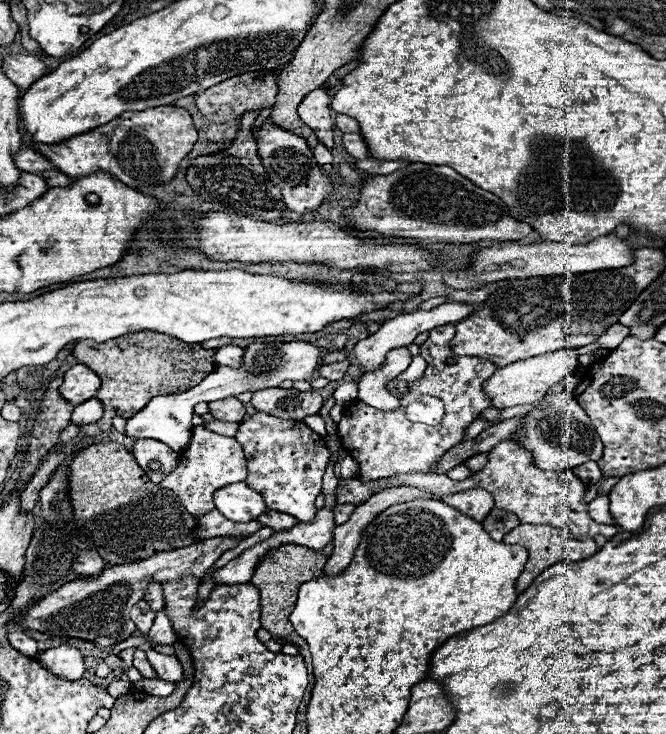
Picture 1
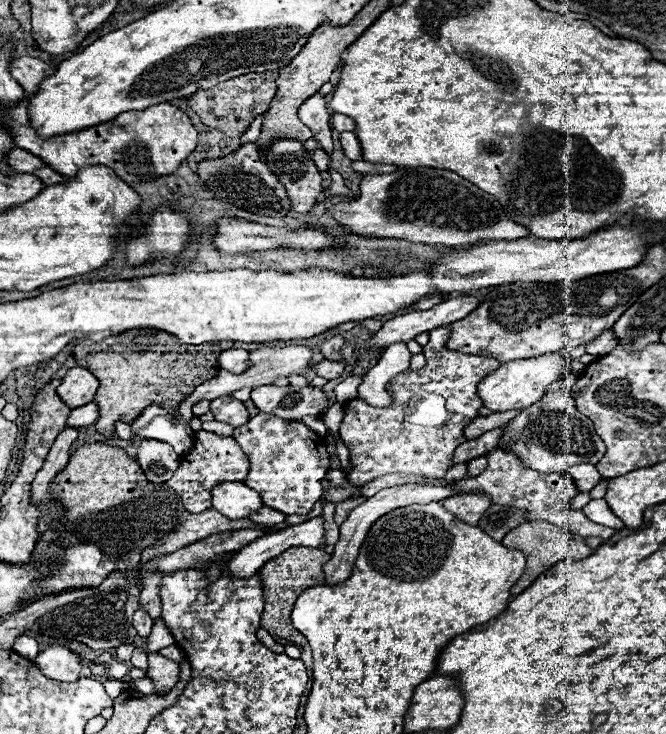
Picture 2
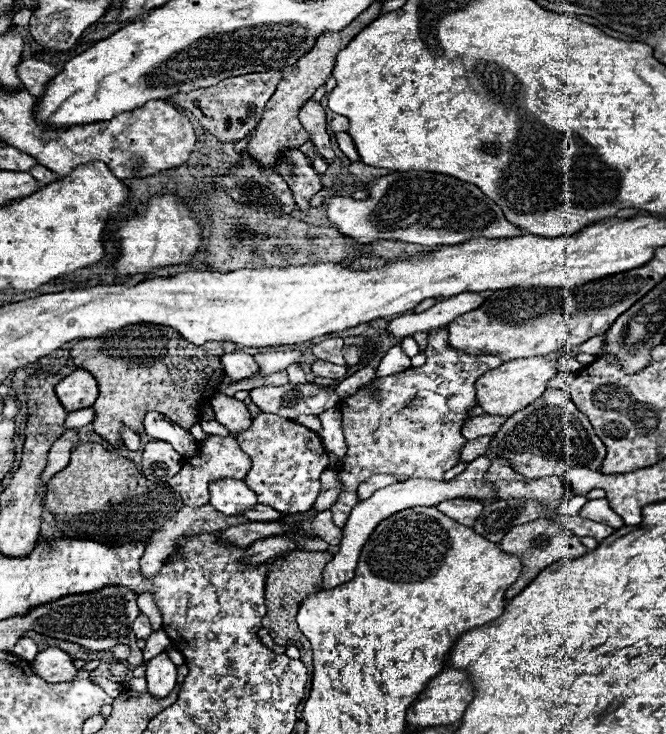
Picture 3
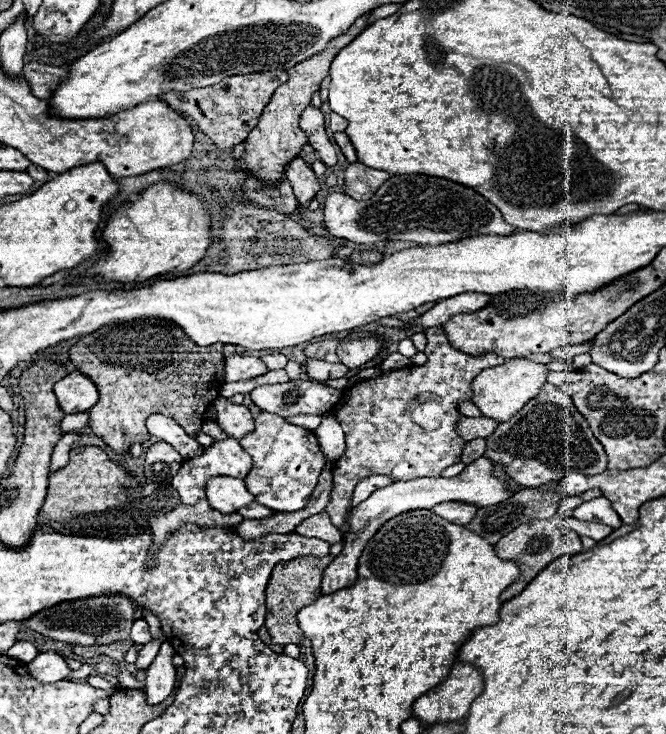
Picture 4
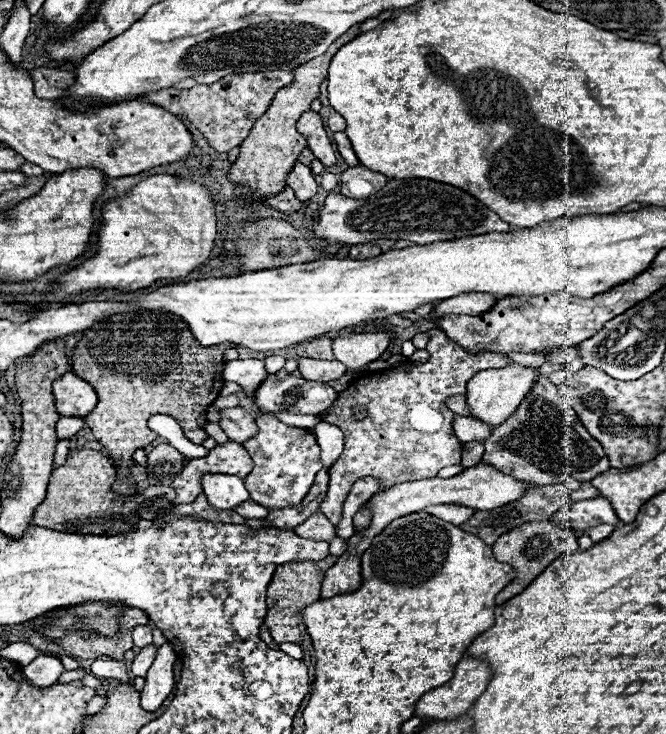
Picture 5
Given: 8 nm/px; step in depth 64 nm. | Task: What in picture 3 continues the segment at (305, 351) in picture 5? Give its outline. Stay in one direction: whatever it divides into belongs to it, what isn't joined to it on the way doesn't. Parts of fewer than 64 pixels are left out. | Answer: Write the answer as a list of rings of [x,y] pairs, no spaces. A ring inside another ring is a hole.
[[[330,338],[330,340],[324,340],[324,342],[316,344],[312,348],[312,354],[318,360],[326,360],[326,362],[332,362],[332,364],[346,366],[346,360],[342,358],[342,346],[344,346],[342,338]]]

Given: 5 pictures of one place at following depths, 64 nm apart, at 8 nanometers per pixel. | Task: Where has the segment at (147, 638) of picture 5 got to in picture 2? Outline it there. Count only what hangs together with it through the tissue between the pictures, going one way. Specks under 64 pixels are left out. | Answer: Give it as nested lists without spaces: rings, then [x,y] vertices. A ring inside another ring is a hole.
[[[138,606],[138,610],[134,612],[134,618],[132,618],[132,624],[134,624],[134,628],[138,630],[140,636],[148,636],[150,630],[152,630],[154,620],[148,616],[148,612],[142,606]]]

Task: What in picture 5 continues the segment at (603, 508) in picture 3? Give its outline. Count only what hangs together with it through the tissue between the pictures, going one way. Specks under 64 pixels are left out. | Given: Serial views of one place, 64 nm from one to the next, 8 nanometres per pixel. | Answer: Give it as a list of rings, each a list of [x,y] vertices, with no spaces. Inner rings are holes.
[[[592,498],[592,500],[580,500],[580,502],[572,502],[570,506],[562,508],[554,520],[558,520],[560,524],[572,528],[578,536],[590,528],[592,524],[612,524],[618,526],[620,520],[616,516],[616,512],[612,510],[612,504],[606,498]]]

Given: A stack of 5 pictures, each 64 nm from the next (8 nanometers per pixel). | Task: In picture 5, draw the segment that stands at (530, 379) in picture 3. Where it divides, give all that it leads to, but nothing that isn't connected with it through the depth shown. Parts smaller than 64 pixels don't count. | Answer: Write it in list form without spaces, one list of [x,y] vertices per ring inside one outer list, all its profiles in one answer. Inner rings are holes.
[[[512,362],[504,368],[490,368],[490,370],[478,372],[468,382],[468,392],[466,392],[466,402],[472,410],[472,416],[482,422],[488,422],[492,426],[502,424],[504,420],[508,420],[508,416],[512,416],[512,412],[516,412],[520,402],[532,392],[538,376],[540,374],[536,368],[526,368],[516,362]]]

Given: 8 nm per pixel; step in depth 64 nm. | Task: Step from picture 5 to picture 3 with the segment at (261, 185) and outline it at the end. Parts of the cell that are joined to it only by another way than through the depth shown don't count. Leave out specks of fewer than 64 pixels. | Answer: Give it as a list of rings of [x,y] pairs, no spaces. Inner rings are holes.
[[[374,2],[366,12],[362,12],[350,26],[346,26],[340,32],[324,32],[322,36],[316,38],[316,44],[308,50],[308,54],[304,54],[300,60],[296,60],[292,66],[282,70],[282,80],[274,92],[274,96],[268,100],[266,110],[262,120],[258,122],[256,134],[252,136],[252,140],[248,142],[248,152],[252,152],[252,158],[264,166],[270,168],[272,164],[276,164],[276,156],[280,156],[280,150],[284,148],[292,148],[292,146],[302,146],[304,142],[310,140],[308,132],[302,128],[302,124],[298,122],[298,112],[304,106],[306,100],[312,98],[312,94],[324,86],[324,82],[330,78],[332,68],[336,64],[336,54],[346,48],[370,22],[374,22],[380,16],[384,2]]]

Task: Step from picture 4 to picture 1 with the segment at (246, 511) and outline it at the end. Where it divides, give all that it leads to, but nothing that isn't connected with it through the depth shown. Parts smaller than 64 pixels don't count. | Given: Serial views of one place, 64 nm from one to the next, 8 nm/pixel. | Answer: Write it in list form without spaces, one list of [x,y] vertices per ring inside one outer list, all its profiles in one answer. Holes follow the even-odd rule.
[[[272,510],[264,512],[264,516],[260,516],[260,522],[262,522],[264,526],[274,528],[274,532],[284,532],[284,530],[290,530],[290,528],[294,528],[294,526],[298,524],[296,518],[284,516],[282,512],[272,512]]]

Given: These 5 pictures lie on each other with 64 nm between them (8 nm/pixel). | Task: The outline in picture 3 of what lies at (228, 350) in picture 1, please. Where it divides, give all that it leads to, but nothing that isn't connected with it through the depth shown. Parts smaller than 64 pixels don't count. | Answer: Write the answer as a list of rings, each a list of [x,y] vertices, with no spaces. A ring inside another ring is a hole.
[[[234,350],[230,354],[222,356],[222,366],[226,376],[232,376],[232,380],[240,380],[240,378],[248,378],[254,374],[256,370],[256,362],[250,354],[242,352],[242,350]]]

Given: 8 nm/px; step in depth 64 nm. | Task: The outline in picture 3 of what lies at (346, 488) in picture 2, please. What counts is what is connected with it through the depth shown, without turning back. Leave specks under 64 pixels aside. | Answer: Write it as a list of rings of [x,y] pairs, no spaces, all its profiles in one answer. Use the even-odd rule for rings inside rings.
[[[328,470],[328,472],[324,472],[324,476],[320,480],[322,480],[322,488],[320,488],[320,496],[314,504],[316,512],[328,510],[338,500],[338,496],[342,492],[342,482],[338,480],[338,472]]]

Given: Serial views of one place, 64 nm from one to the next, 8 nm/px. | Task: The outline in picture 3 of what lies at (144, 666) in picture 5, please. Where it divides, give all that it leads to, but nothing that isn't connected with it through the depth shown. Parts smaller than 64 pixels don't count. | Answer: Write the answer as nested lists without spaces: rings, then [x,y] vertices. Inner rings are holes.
[[[160,628],[160,630],[156,630],[156,632],[152,632],[150,634],[150,638],[146,640],[146,648],[144,648],[144,660],[148,662],[148,658],[152,658],[152,656],[156,656],[156,654],[160,654],[160,652],[164,652],[164,648],[166,646],[170,646],[172,642],[170,642],[170,638],[166,636],[166,632]]]

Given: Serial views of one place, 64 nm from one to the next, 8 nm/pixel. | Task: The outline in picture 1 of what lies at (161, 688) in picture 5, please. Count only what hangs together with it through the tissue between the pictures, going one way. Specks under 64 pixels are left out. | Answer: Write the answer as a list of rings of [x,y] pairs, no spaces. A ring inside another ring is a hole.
[[[148,650],[148,662],[152,664],[152,668],[156,670],[160,680],[164,678],[164,680],[180,682],[184,678],[182,664],[176,656],[168,656],[168,654],[160,654],[156,650]]]

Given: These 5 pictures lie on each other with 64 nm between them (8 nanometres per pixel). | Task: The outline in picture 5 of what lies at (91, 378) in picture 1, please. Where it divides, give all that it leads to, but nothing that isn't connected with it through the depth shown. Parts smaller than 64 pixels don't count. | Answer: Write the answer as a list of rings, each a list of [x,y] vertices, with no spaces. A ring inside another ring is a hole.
[[[66,372],[54,382],[54,398],[60,416],[88,416],[98,402],[96,390],[74,372]]]

